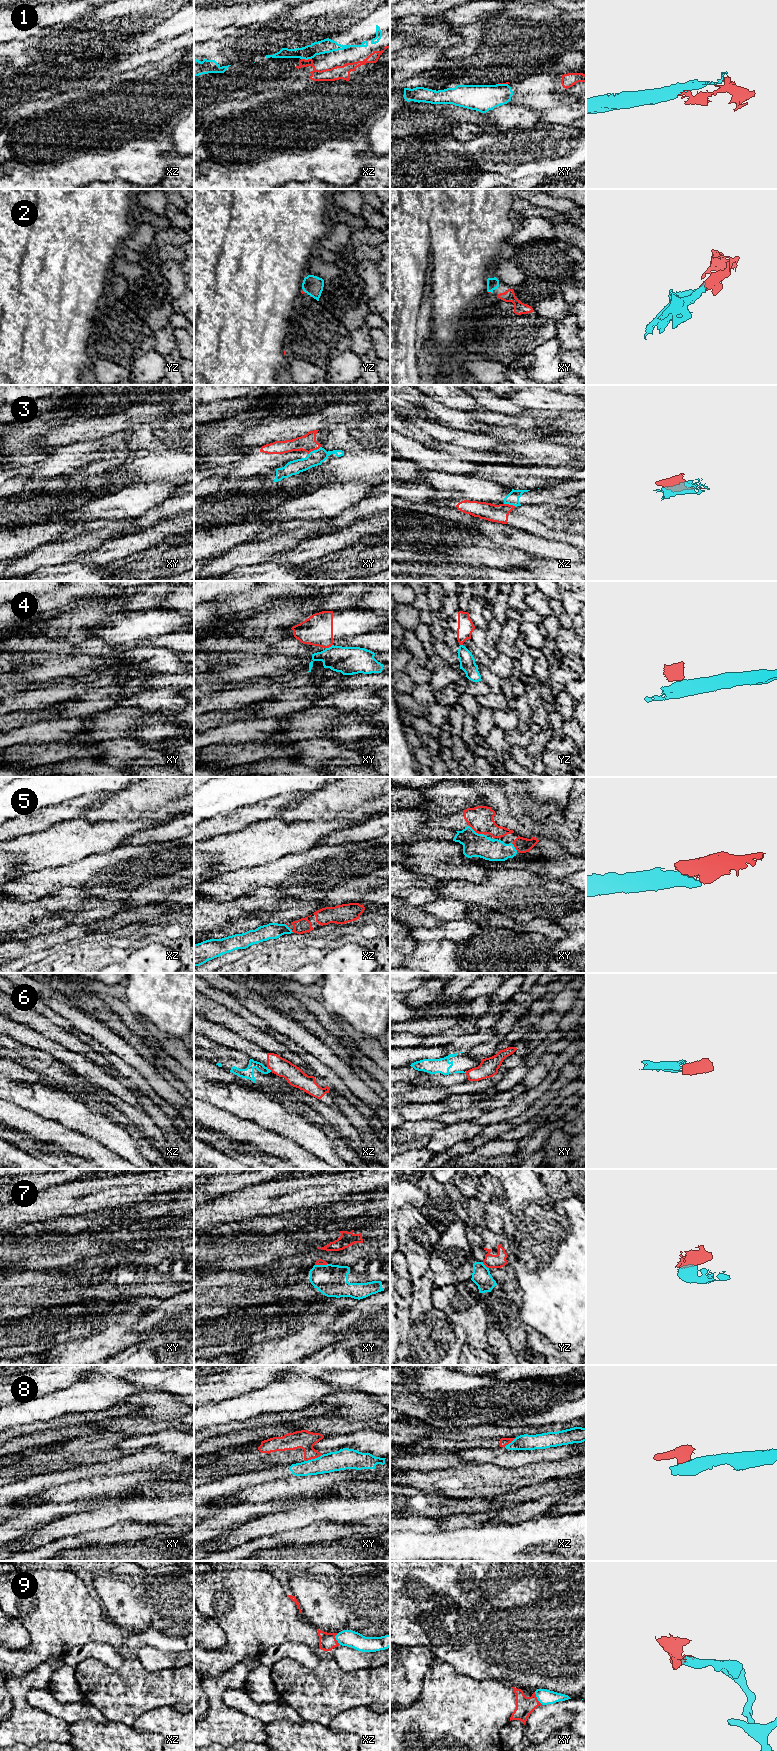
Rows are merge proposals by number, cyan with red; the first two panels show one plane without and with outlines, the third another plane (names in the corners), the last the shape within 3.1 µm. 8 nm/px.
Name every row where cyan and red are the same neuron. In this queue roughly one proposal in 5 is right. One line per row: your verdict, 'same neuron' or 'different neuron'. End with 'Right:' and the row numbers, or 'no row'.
1: different neuron
2: same neuron
3: different neuron
4: different neuron
5: same neuron
6: different neuron
7: different neuron
8: different neuron
9: same neuron
Right: 2, 5, 9

